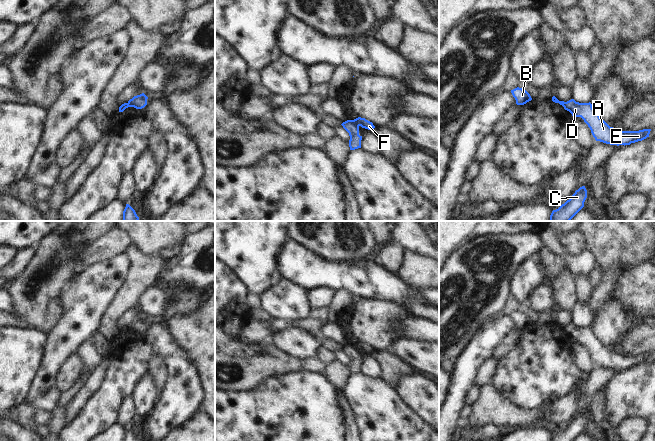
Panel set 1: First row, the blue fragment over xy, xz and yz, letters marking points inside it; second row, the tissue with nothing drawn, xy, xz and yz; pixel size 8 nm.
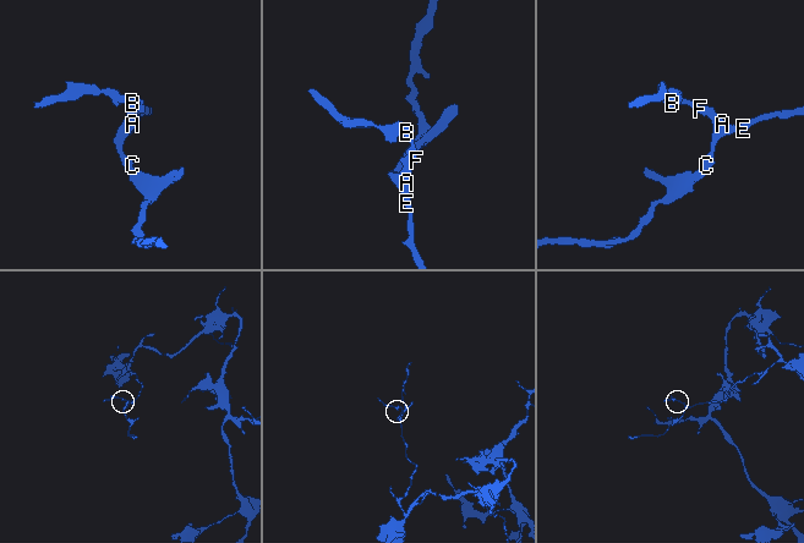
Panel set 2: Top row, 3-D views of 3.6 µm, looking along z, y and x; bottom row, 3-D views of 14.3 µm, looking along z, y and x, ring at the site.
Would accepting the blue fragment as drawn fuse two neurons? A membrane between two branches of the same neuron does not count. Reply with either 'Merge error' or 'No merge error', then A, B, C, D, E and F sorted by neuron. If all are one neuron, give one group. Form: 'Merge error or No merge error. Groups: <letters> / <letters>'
Merge error. Groups: A C D E / B F.

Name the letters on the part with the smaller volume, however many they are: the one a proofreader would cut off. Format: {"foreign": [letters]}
{"foreign": ["B", "F"]}

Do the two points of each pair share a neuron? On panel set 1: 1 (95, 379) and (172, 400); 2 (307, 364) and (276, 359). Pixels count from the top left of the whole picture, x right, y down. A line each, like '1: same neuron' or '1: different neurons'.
1: different neurons
2: different neurons

